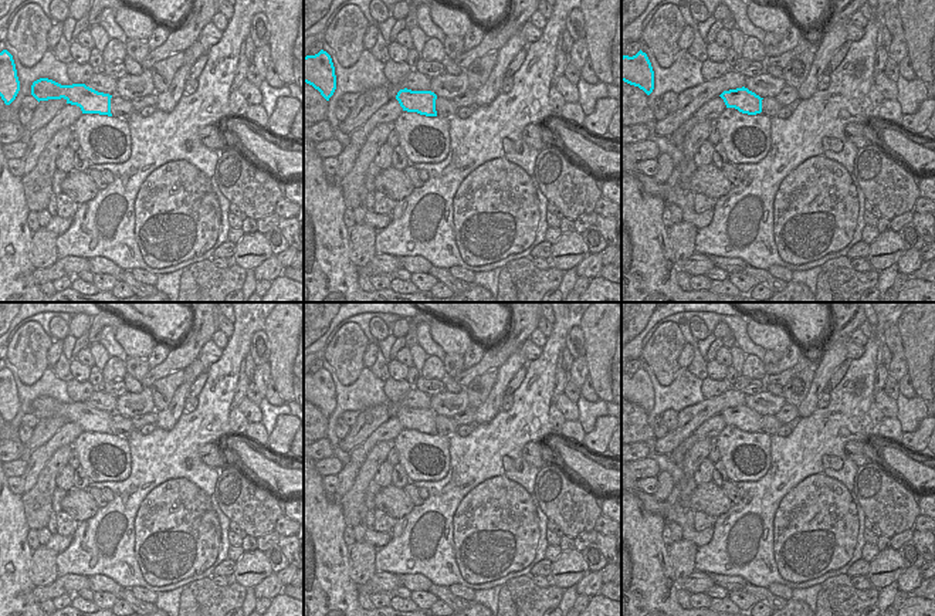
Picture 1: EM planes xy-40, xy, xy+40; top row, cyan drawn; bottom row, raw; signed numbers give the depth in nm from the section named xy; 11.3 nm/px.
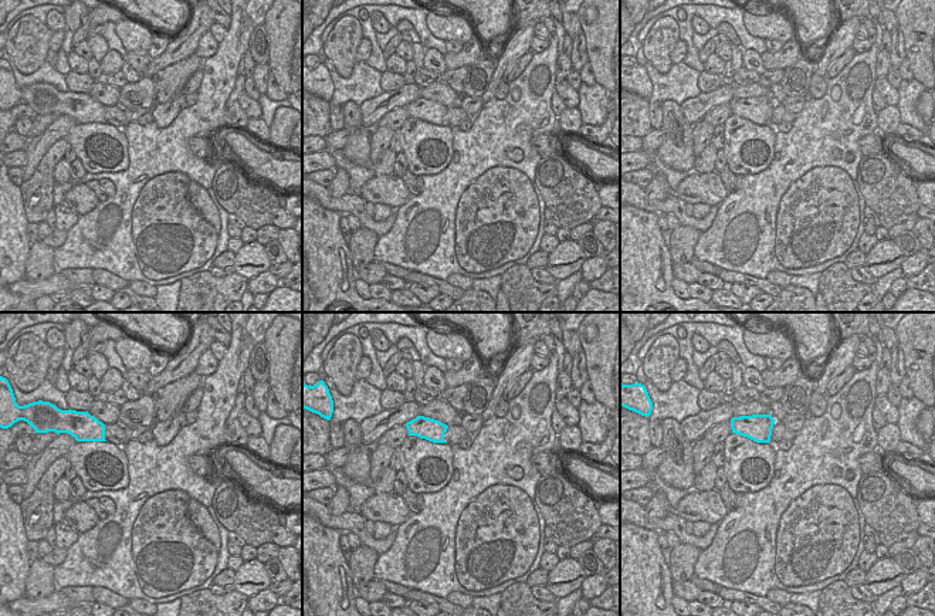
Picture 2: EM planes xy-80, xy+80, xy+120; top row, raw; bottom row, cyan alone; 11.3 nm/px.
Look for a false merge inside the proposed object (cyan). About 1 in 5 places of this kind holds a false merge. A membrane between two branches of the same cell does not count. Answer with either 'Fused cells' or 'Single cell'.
Single cell

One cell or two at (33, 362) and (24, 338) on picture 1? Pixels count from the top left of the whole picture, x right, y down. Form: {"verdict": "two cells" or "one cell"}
{"verdict": "one cell"}

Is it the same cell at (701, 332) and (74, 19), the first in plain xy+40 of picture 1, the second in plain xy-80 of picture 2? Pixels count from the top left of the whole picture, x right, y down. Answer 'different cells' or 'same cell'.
different cells

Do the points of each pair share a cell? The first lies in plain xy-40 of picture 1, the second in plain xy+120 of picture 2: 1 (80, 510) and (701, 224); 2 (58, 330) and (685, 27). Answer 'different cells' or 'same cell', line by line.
1: different cells
2: different cells

